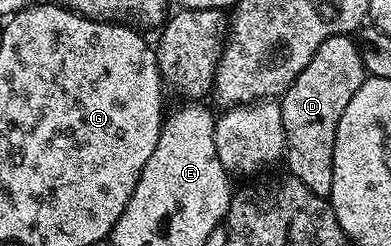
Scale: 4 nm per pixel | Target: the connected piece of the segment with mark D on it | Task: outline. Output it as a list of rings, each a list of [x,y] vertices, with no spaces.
[[[353,35],[333,36],[324,42],[320,42],[320,50],[312,54],[312,62],[300,70],[296,82],[288,86],[288,90],[282,93],[280,103],[282,105],[282,117],[284,118],[284,134],[286,135],[286,151],[284,164],[287,164],[289,175],[300,178],[308,190],[317,196],[329,197],[332,190],[332,166],[334,165],[334,143],[336,142],[336,130],[340,126],[340,114],[352,102],[352,94],[360,90],[360,86],[368,78],[368,73],[362,61],[362,51],[358,48],[358,40]]]

